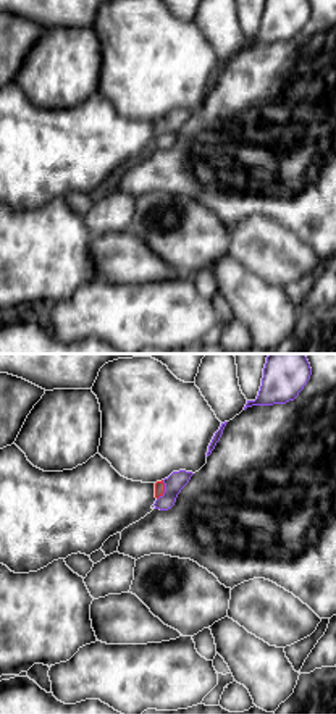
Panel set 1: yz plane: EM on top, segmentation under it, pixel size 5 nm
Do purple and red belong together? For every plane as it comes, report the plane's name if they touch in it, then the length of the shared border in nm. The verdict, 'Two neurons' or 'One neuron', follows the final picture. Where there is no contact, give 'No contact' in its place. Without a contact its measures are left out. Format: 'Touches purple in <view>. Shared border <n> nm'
Touches purple in yz. Shared border 110 nm

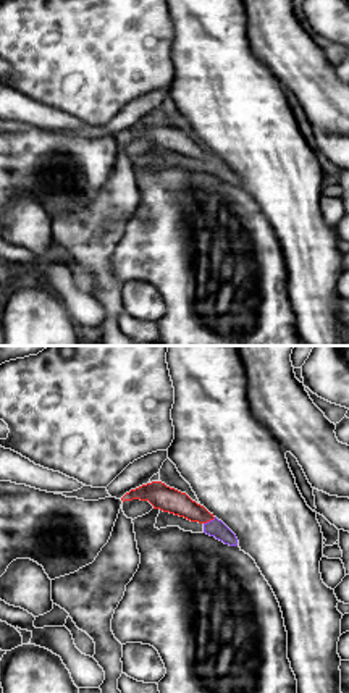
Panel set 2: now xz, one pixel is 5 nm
Touches purple in xz. Shared border 70 nm

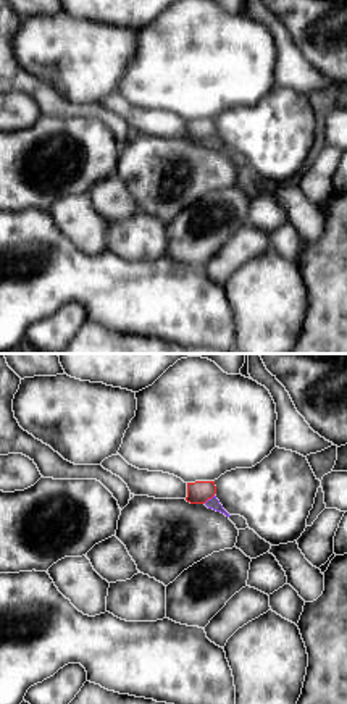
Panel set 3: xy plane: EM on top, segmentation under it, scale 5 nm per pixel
Touches purple in xy. Shared border 70 nm

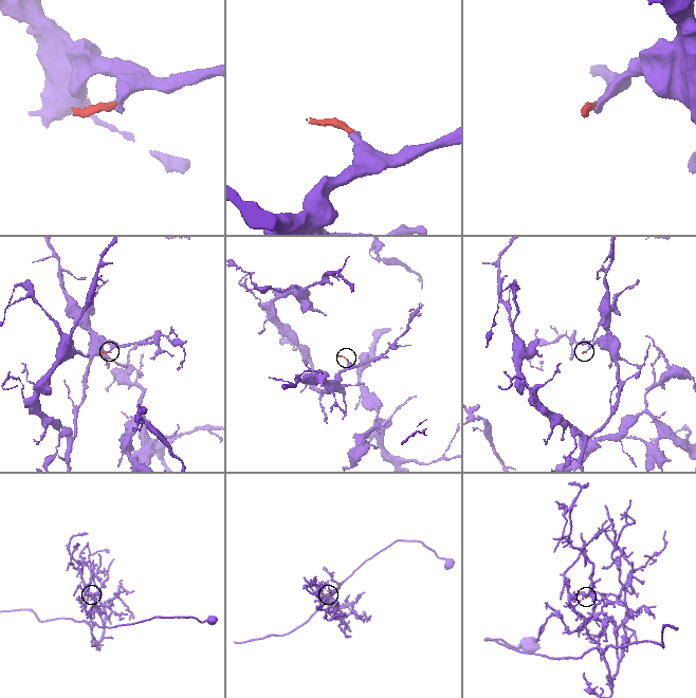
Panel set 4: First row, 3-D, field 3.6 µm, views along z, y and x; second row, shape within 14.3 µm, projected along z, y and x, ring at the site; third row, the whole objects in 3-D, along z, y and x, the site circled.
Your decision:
One neuron

